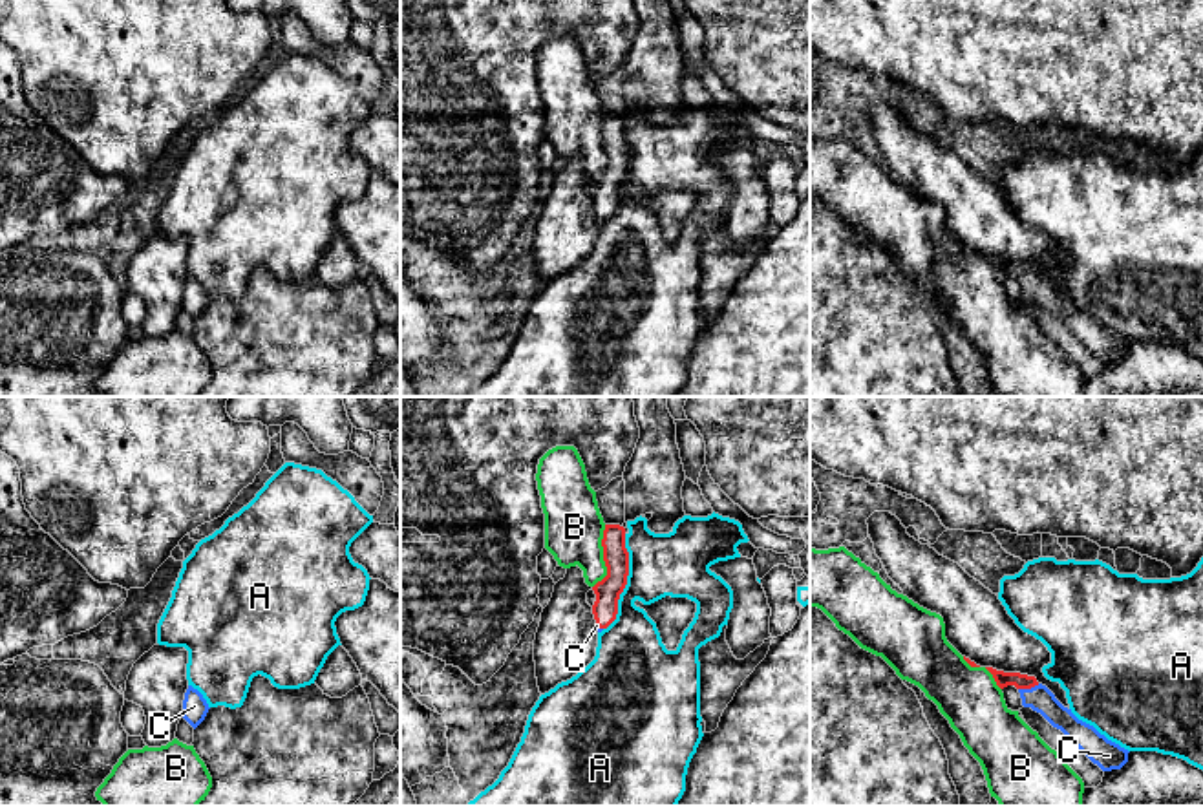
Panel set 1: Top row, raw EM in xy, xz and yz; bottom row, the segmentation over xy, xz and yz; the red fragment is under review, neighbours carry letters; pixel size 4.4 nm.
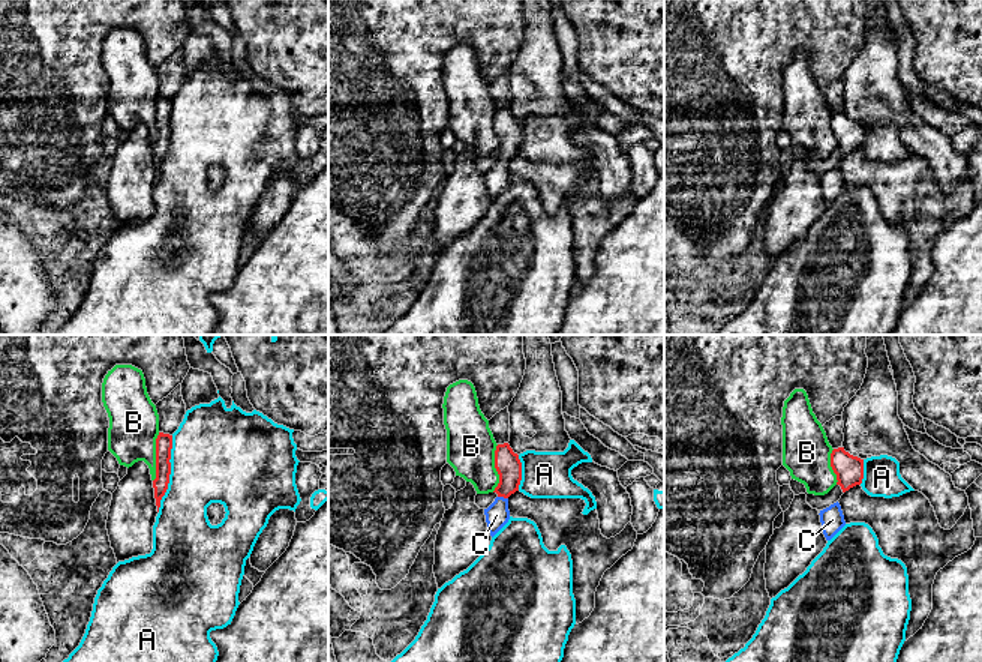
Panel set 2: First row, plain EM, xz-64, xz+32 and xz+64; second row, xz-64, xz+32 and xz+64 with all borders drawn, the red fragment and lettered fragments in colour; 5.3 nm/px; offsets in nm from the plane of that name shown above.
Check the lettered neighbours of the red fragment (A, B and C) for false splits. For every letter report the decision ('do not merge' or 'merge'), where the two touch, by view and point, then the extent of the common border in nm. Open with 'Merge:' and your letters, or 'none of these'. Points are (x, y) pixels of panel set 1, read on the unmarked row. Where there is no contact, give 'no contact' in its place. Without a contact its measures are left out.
Merge: C
A: do not merge; meets red in xz at (626, 172); contact 440 nm long
B: do not merge; meets red in xz at (604, 147); contact 280 nm long
C: merge; meets red in yz at (1028, 278); contact 100 nm long

